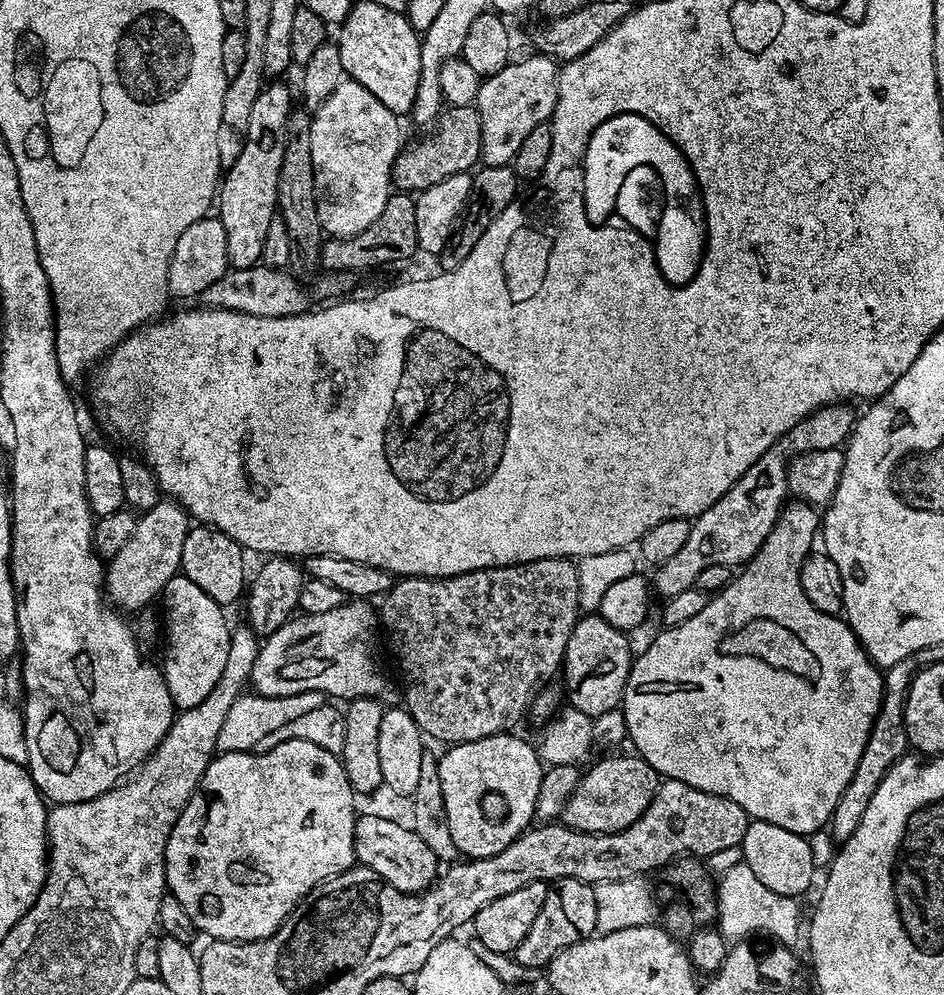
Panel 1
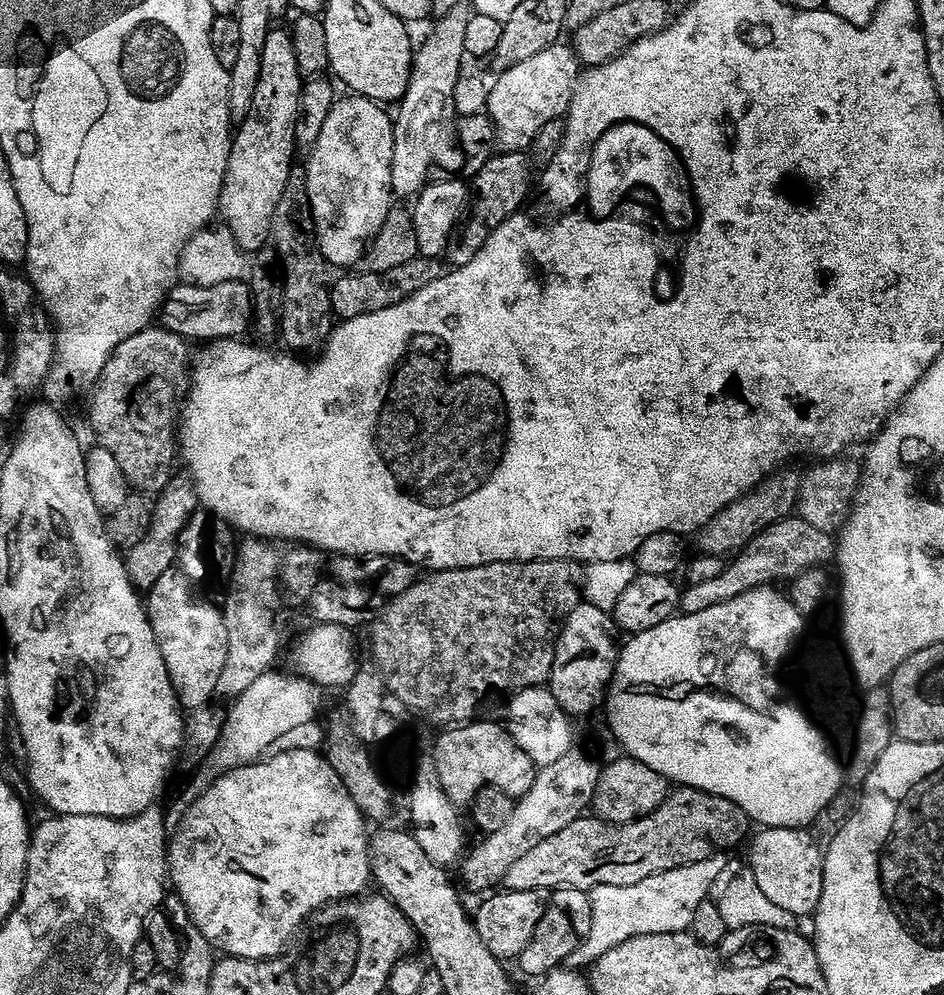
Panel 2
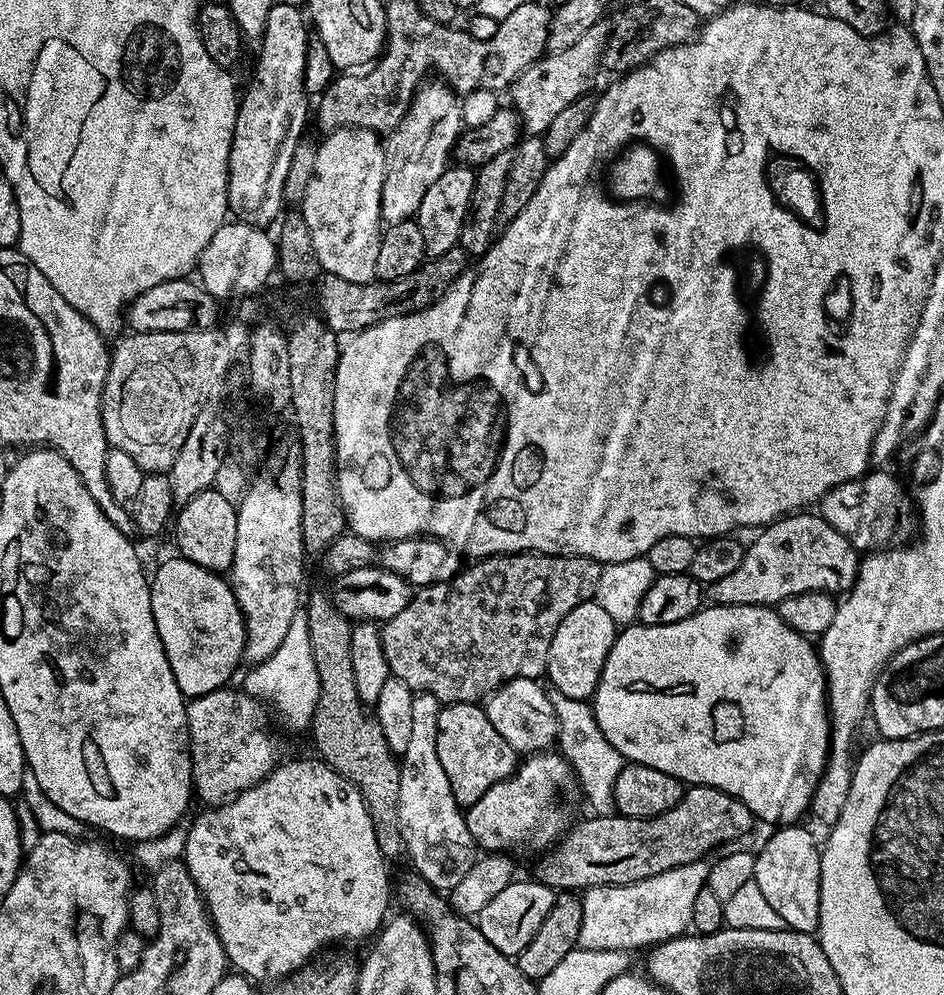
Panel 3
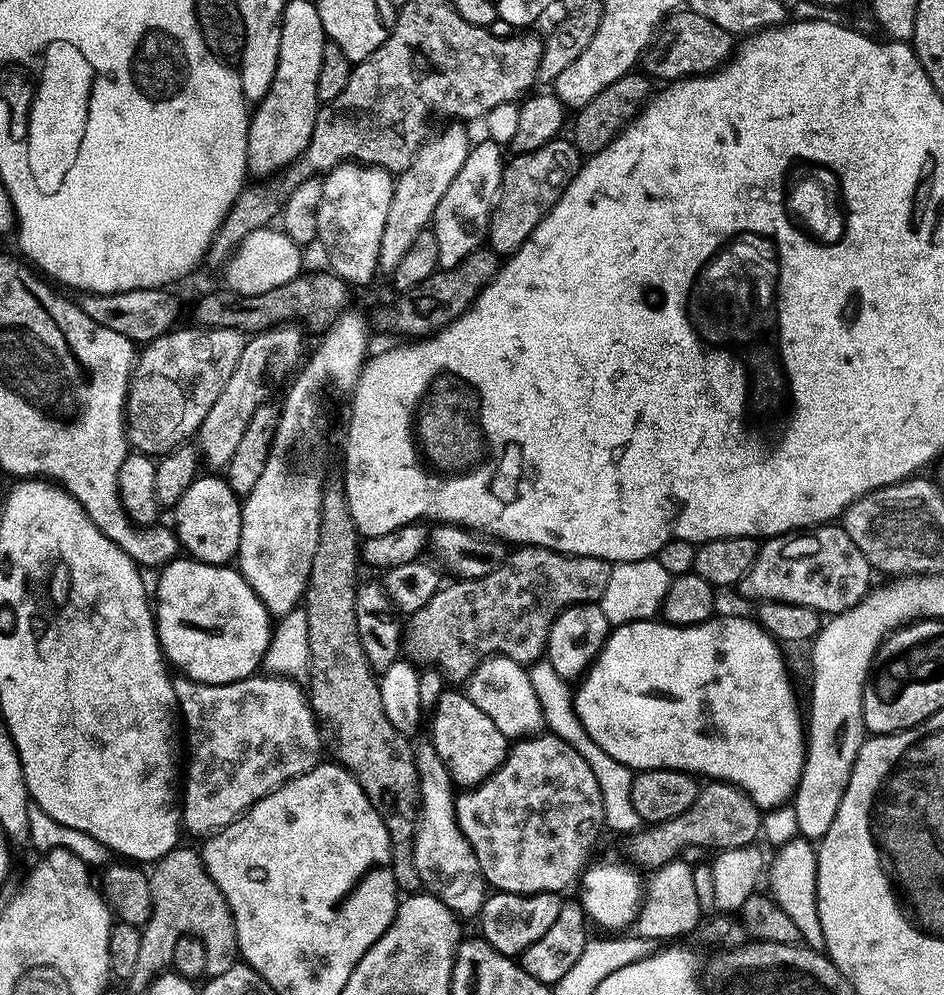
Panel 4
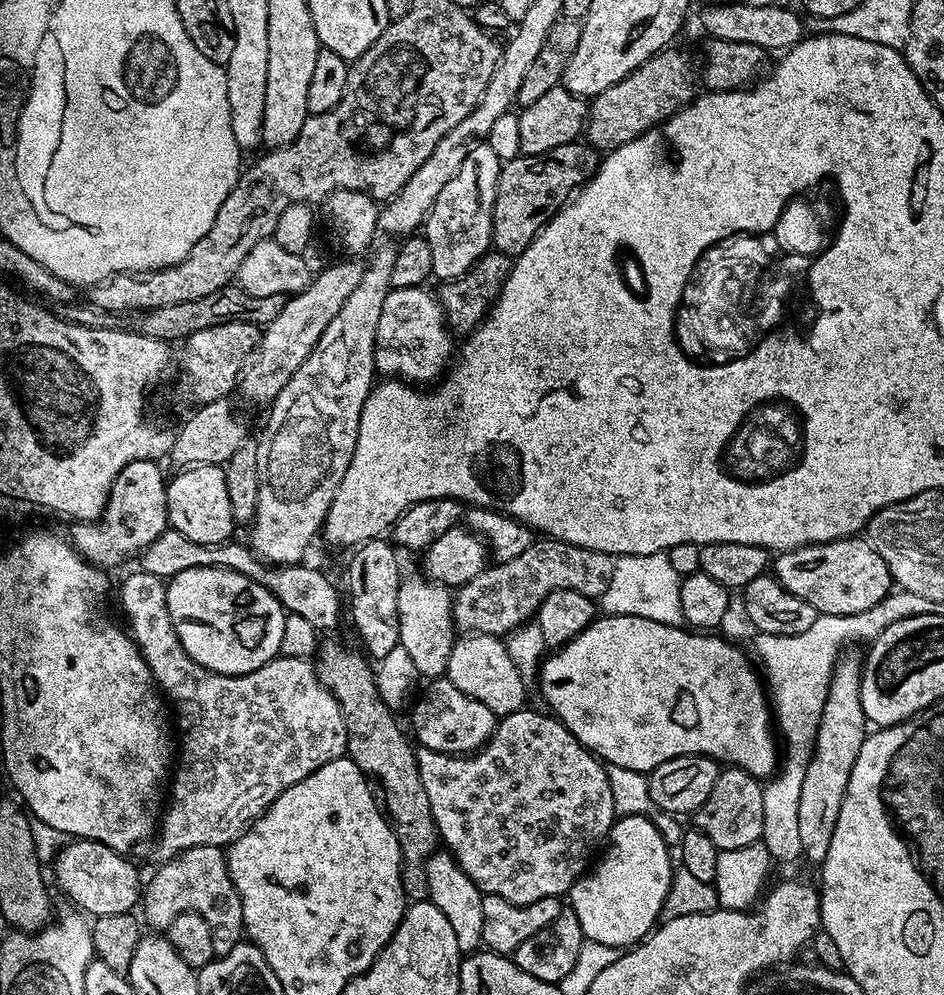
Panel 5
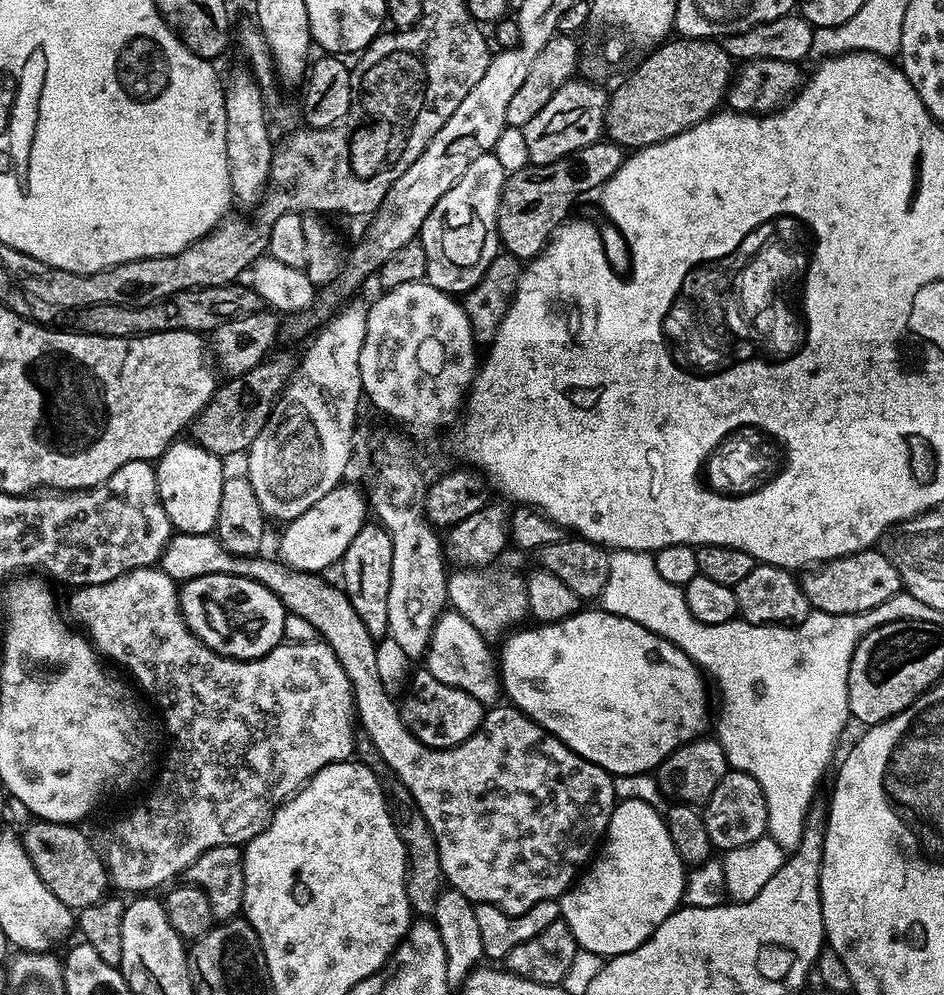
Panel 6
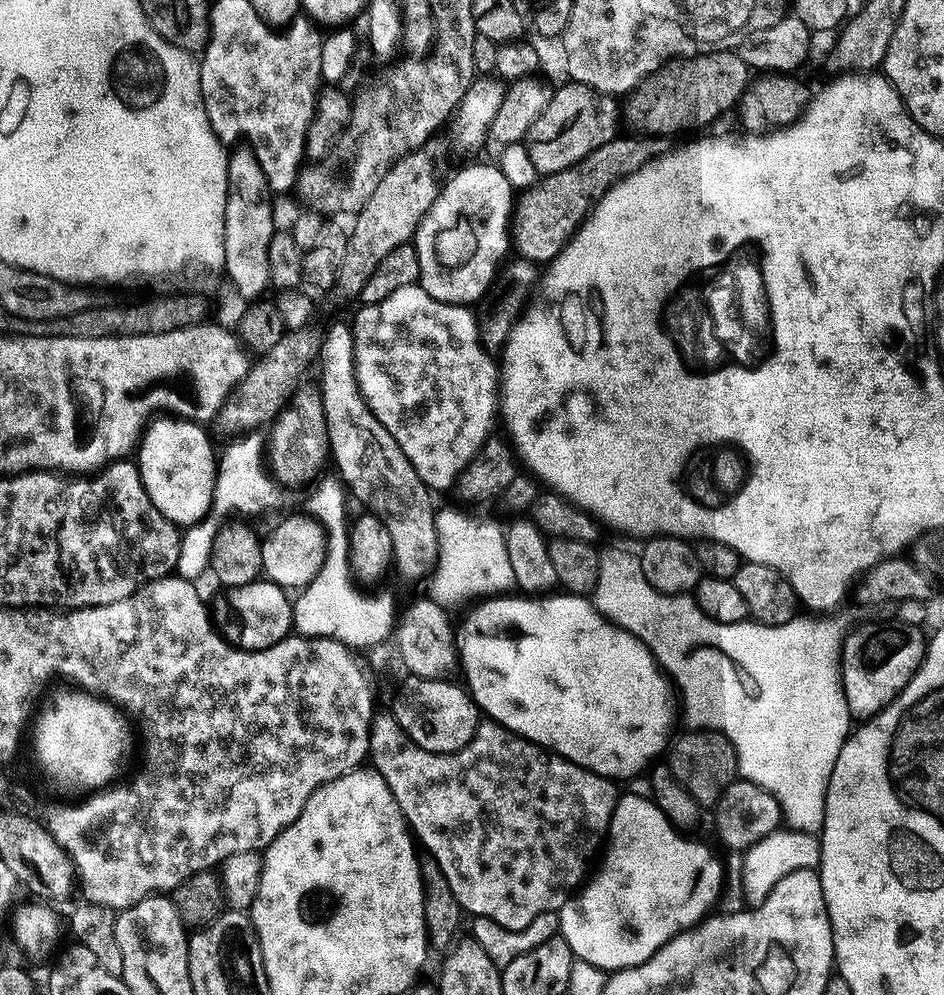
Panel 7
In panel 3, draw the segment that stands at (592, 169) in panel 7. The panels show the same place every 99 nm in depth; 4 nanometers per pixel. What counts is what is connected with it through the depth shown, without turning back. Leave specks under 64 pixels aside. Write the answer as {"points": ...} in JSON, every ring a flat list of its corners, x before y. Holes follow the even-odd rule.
{"points":[[528,136,516,141,510,150,502,150,495,158,490,158,476,172,476,185,472,191,472,205,462,226,459,245,469,257,479,258,492,249,495,240,510,226,510,222,530,202,534,190,542,182,550,163,544,149,544,141,539,136]]}

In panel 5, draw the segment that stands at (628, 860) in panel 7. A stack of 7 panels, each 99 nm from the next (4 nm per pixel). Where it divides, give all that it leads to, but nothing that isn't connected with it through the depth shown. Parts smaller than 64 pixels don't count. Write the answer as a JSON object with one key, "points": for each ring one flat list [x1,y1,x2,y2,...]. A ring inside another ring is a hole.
{"points":[[647,815,619,817,606,837,608,853,600,865,581,876,566,893,567,899,572,899,570,906,578,914,585,940,628,950,657,927,672,885,674,856,668,853,663,834,650,821]]}

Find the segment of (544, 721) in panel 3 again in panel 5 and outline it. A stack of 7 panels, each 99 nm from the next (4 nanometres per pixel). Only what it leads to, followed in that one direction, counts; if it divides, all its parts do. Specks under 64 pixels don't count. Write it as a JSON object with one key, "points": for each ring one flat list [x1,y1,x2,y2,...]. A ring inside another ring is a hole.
{"points":[[468,634,457,639,452,646,452,653,449,654,446,679,454,686,458,686,462,694,482,702,482,706,489,708,497,718,509,716,512,712,519,712,525,707,526,682,511,661,503,639,479,634]]}

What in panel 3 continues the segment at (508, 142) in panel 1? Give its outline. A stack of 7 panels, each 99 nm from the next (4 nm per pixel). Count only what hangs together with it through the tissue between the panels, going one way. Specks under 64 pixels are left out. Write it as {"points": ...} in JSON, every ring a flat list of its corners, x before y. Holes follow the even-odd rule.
{"points":[[595,24,590,31,582,34,582,38,578,38,578,42,574,42,574,46,566,50,548,52,541,56,512,83,510,104,520,115,523,131,528,136,543,137,550,122,554,122,555,116,565,106,570,106,570,102,581,99,587,93,584,91,591,86,596,71,601,71,602,68,604,45,610,35,609,25,606,24]]}

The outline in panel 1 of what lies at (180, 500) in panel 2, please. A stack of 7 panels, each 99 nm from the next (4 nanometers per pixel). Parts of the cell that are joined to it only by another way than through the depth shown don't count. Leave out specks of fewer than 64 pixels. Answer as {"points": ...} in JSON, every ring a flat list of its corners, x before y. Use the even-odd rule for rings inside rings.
{"points":[[162,498,153,508,147,509,137,519,130,542,126,542,126,546,122,546,122,550,118,550,118,554,107,561,104,573,107,599,125,613,147,609,148,603,163,593,170,578,180,572,182,542,186,542,189,527,188,513,171,498]]}

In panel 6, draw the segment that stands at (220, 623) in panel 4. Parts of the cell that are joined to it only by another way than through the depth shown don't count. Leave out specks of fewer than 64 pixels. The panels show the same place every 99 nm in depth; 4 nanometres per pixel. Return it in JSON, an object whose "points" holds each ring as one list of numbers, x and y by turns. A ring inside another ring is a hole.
{"points":[[210,574,202,578,183,581,178,592,180,611,193,634,200,634,204,628,204,600,209,600,216,608,224,611,228,619,228,640,214,644,215,651,230,656,234,660,260,660,270,650,285,639,284,617,286,615,282,602,266,586,254,582,245,576,227,576]]}

